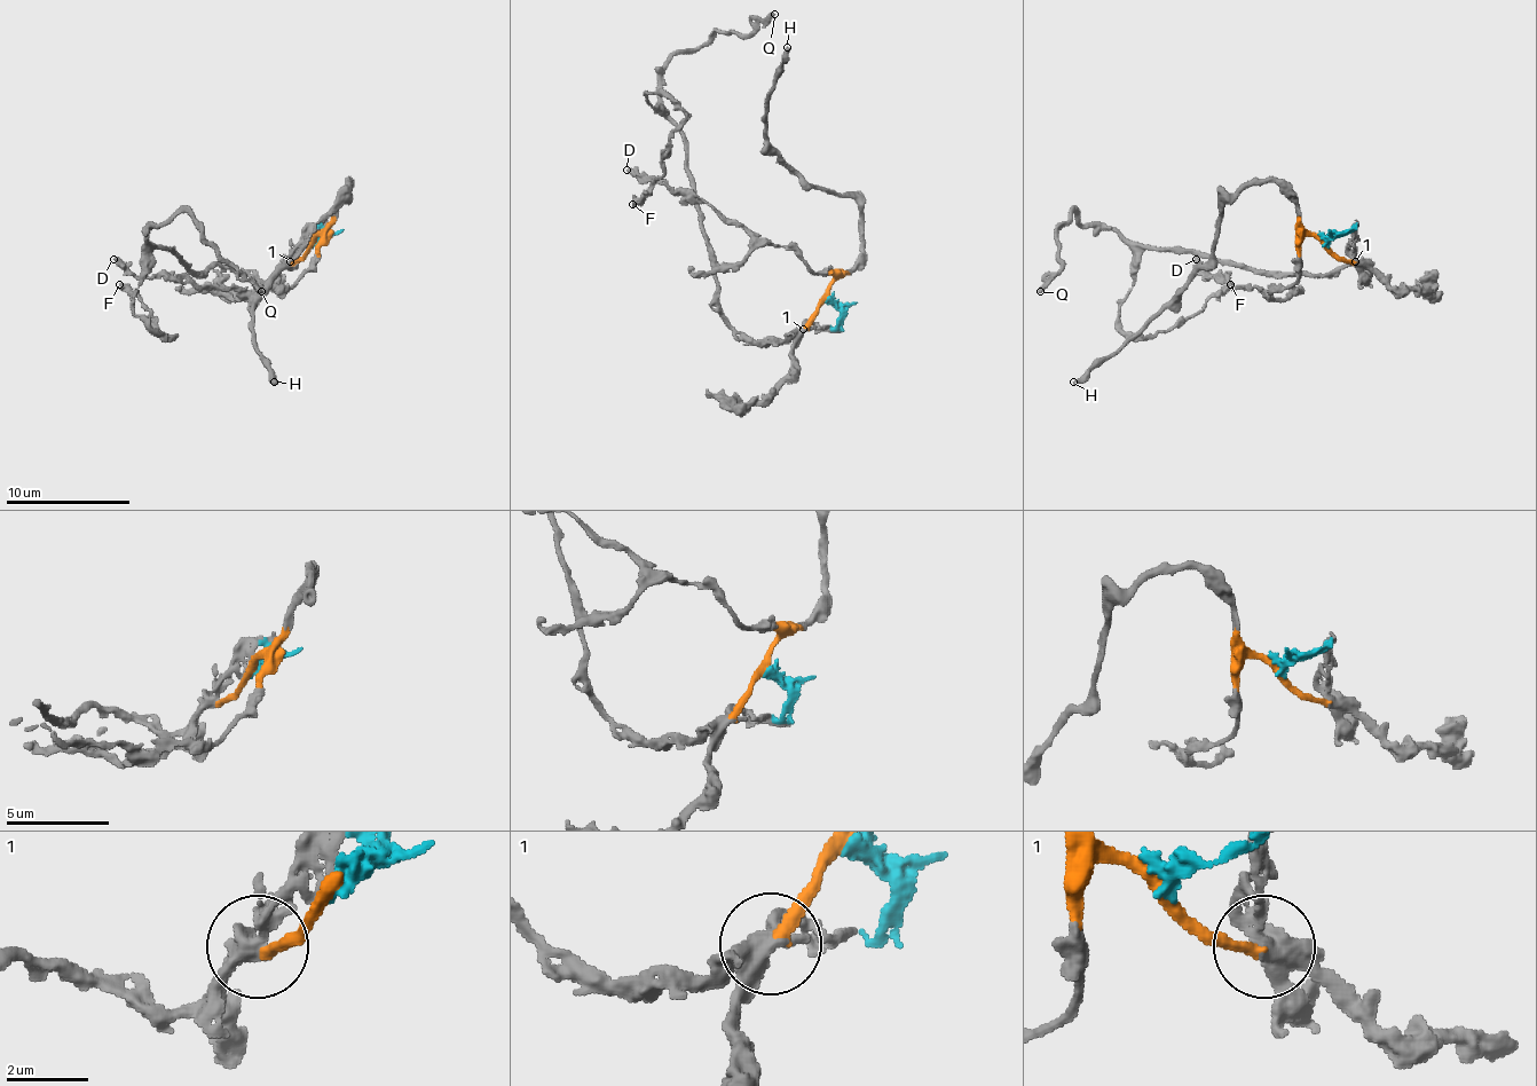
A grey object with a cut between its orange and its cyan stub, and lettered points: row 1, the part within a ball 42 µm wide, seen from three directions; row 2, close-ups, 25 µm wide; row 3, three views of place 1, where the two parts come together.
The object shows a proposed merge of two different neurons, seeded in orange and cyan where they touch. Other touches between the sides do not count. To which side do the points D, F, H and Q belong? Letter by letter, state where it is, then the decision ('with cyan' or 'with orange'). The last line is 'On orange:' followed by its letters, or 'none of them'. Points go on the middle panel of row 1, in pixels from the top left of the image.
D: (627, 170) | with orange
F: (632, 204) | with cyan
H: (787, 47) | with orange
Q: (774, 14) | with cyan
On orange: D, H

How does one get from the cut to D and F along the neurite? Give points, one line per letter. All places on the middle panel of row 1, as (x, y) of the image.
D: (828, 298), (832, 274), (816, 274), (790, 249), (756, 242), (703, 202), (625, 171)
F: (828, 298), (834, 327), (785, 339), (728, 323), (688, 146), (647, 102), (663, 93), (685, 120), (632, 205)

